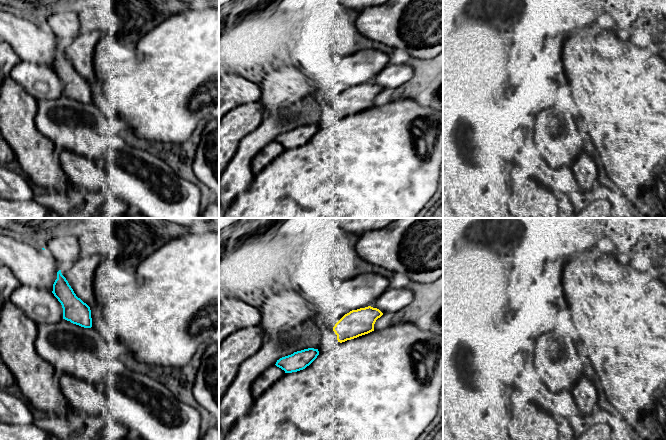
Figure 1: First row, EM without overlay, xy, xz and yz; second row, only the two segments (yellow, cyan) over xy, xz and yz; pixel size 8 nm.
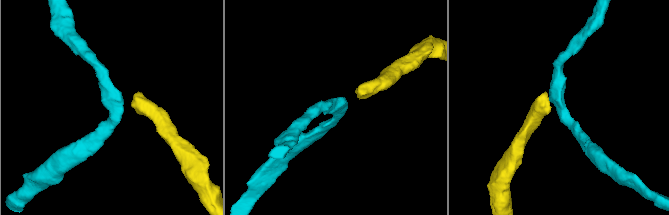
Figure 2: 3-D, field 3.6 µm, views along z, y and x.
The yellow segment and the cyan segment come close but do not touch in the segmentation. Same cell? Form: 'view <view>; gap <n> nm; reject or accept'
view xz; gap 180 nm; reject

